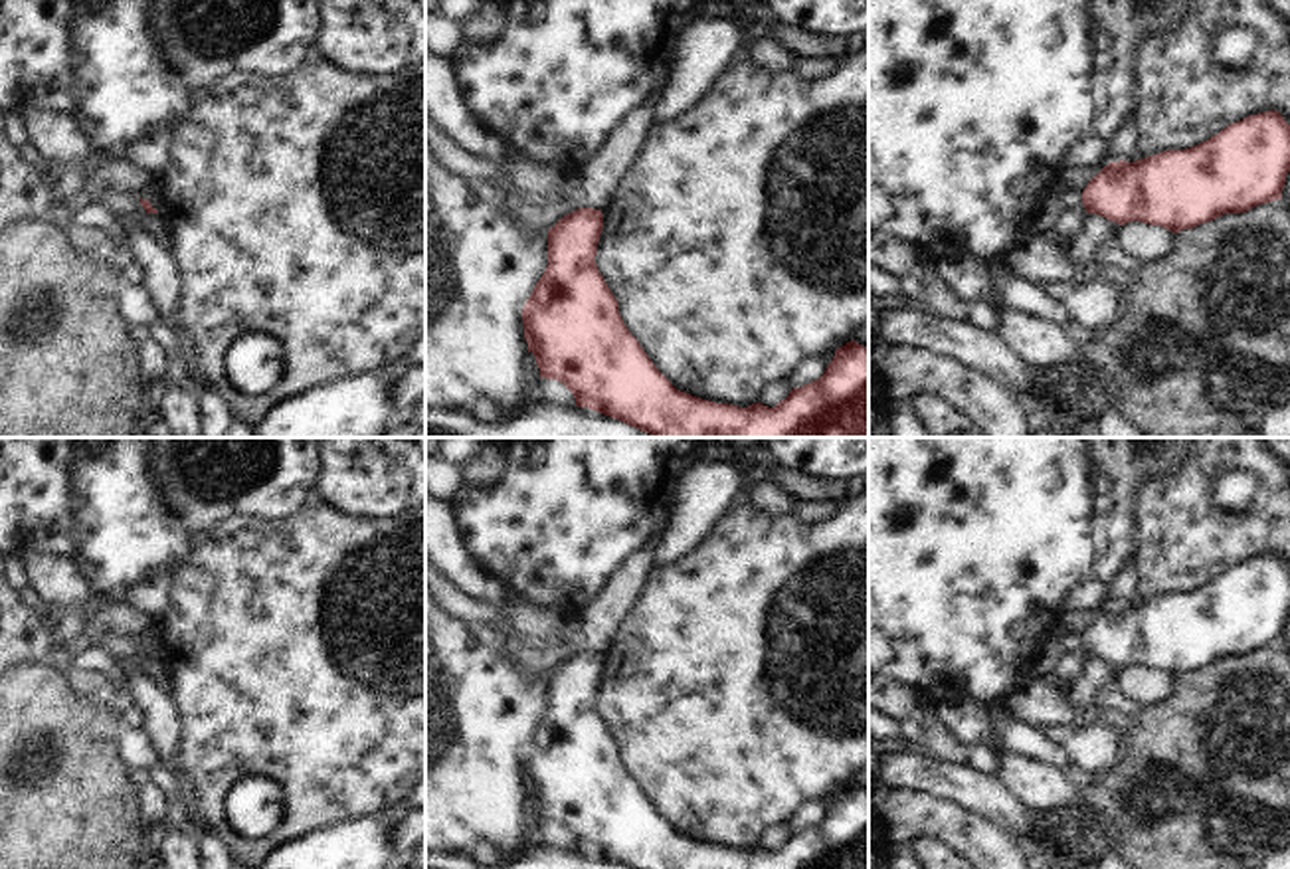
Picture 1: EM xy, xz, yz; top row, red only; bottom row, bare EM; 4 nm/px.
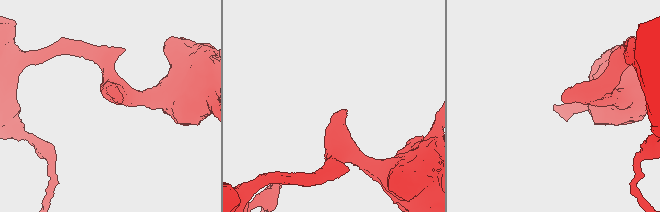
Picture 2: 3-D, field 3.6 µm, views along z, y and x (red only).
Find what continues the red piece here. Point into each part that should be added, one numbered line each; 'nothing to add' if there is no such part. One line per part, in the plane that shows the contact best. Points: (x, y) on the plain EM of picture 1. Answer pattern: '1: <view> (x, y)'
nothing to add

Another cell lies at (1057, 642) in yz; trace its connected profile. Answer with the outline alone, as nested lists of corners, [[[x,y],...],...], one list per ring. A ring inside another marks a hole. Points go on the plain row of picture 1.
[[[1057,624],[1041,639],[1033,657],[1031,673],[1043,681],[1049,681],[1059,661],[1080,641],[1082,637],[1078,633],[1066,631],[1060,624]]]

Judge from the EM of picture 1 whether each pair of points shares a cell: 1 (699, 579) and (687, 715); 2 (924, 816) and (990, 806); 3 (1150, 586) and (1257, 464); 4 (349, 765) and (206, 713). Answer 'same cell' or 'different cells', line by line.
1: same cell
2: different cells
3: same cell
4: same cell

